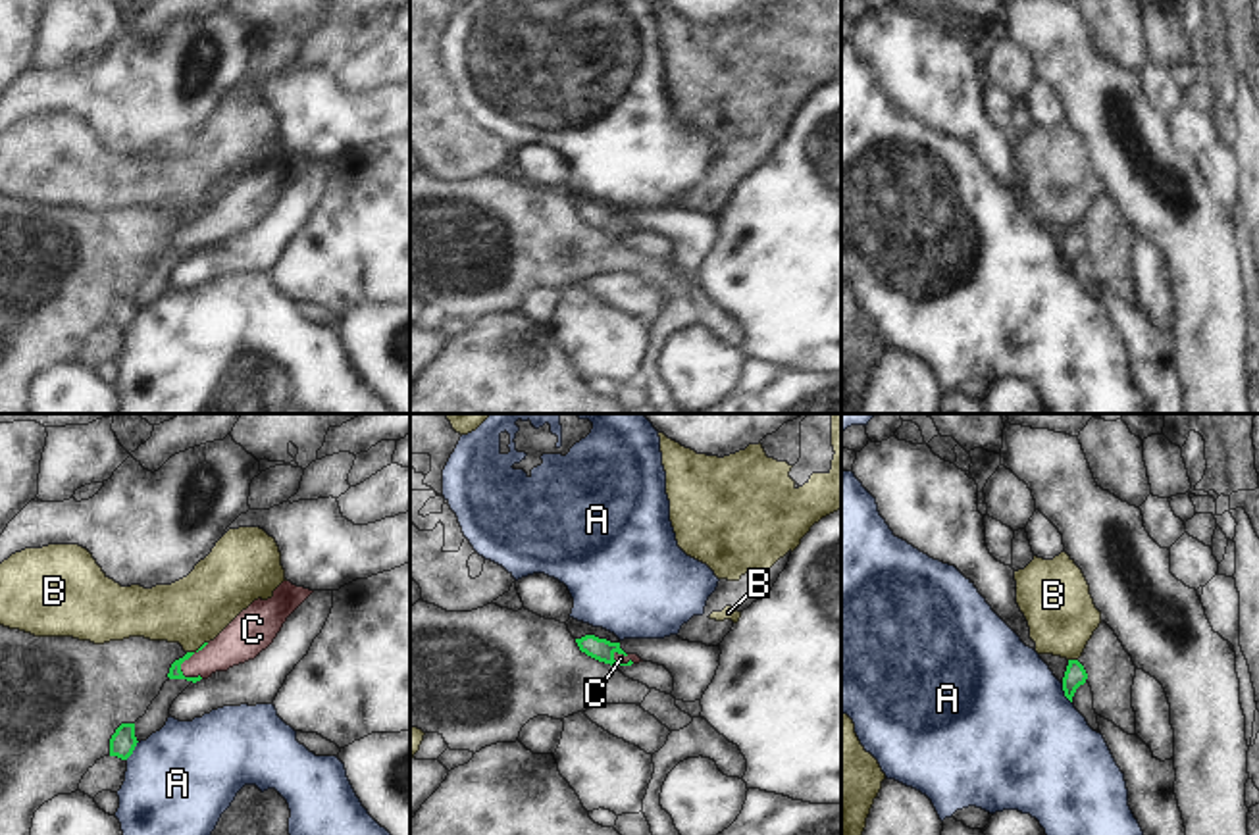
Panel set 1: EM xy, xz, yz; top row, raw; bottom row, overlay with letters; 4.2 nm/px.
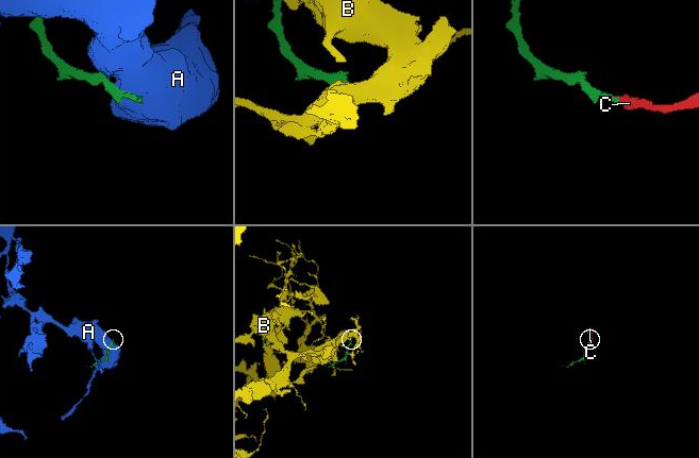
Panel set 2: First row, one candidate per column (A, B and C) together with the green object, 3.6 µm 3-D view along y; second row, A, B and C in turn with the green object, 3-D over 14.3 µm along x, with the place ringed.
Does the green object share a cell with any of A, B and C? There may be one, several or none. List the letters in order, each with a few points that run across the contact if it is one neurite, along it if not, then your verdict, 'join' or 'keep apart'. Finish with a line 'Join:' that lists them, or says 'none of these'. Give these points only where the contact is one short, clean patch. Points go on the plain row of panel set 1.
A: keep apart
B: yz (1069, 227), (1077, 229) | keep apart
C: xy (176, 241), (187, 227), (216, 226), (243, 208) | join
Join: C

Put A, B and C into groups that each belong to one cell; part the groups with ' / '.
A / B / C

